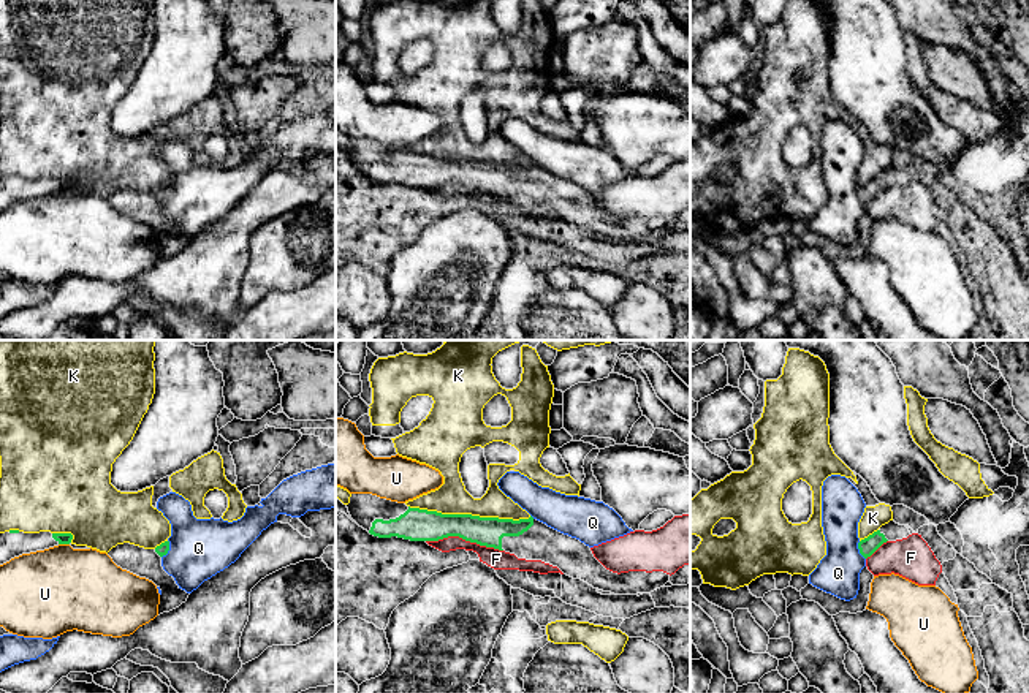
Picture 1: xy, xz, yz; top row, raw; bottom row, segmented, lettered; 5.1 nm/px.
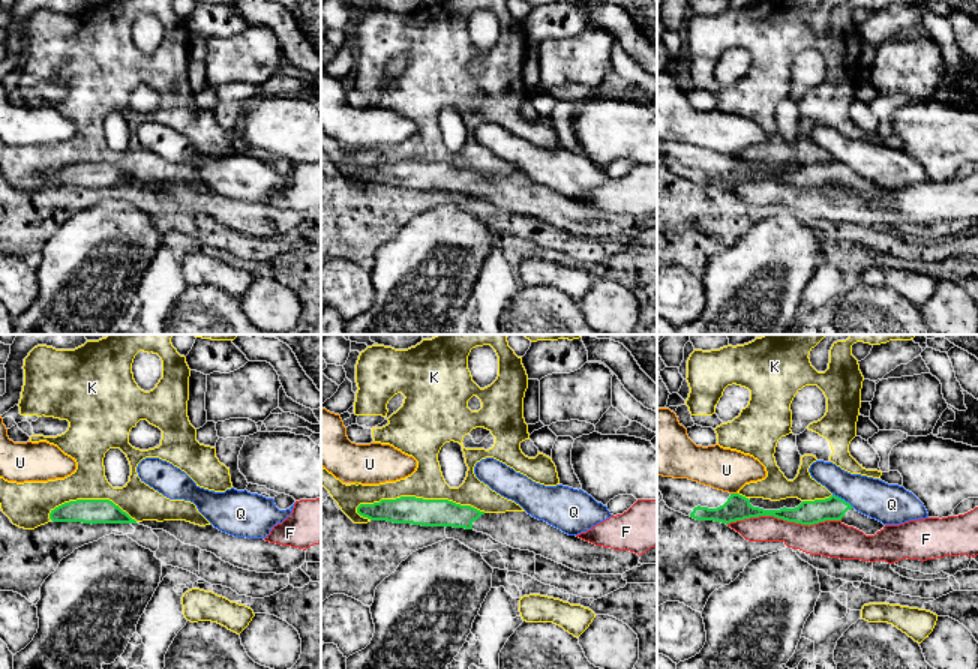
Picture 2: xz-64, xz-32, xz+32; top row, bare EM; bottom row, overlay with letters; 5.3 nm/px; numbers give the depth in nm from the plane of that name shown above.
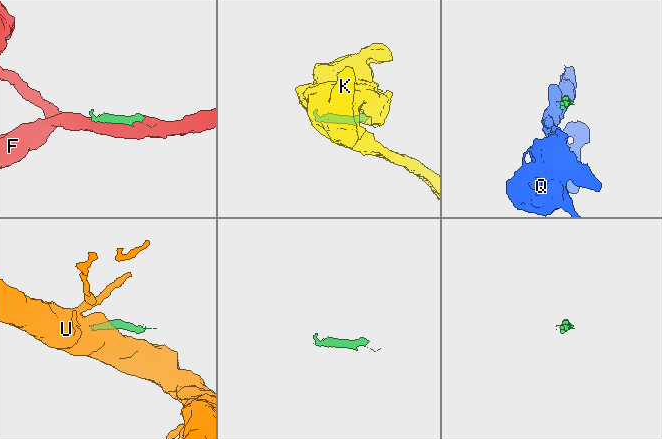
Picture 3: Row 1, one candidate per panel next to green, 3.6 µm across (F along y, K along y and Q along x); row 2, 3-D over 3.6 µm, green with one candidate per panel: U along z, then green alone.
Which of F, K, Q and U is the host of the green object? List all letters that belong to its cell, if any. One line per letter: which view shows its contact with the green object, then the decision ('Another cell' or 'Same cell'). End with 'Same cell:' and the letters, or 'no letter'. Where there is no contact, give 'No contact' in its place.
F: Touches green in xz. Another cell
K: Touches green in xz. Another cell
Q: Touches green in xy. Another cell
U: Touches green in xy. Another cell
Same cell: no letter

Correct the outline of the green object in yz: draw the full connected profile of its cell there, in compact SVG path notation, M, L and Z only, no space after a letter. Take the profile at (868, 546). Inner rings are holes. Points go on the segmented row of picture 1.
M894 521L882 525L877 532L858 543L860 554L868 559L871 557L883 543L907 538L910 535L906 525L899 525Z

